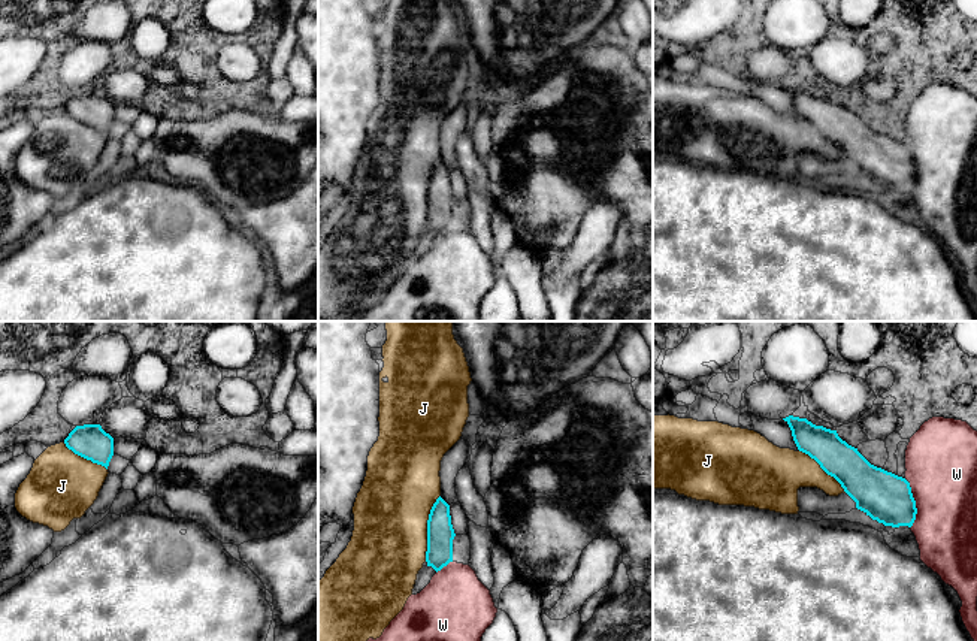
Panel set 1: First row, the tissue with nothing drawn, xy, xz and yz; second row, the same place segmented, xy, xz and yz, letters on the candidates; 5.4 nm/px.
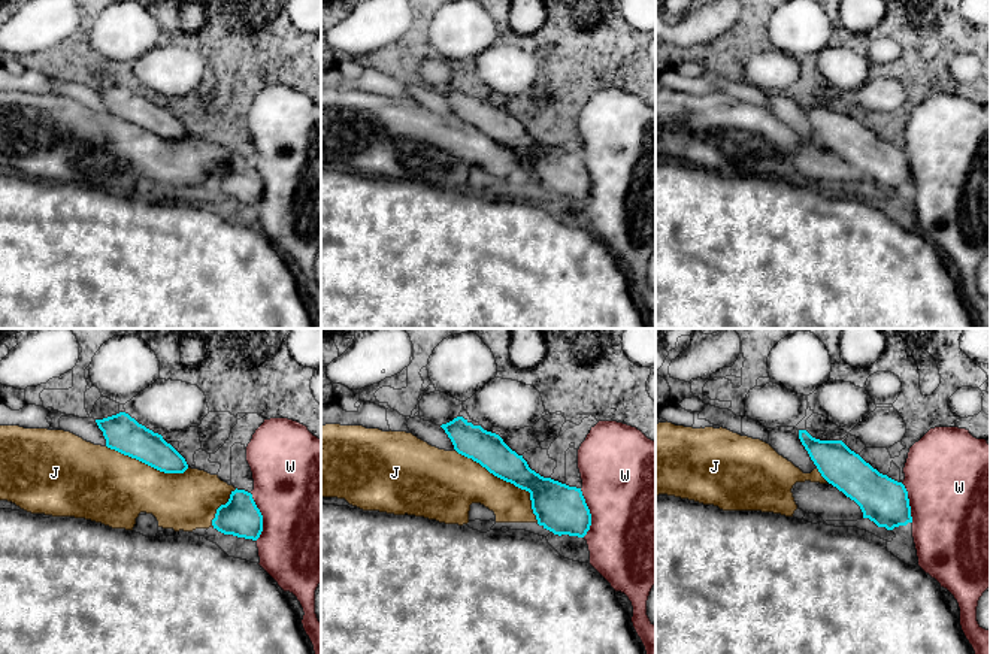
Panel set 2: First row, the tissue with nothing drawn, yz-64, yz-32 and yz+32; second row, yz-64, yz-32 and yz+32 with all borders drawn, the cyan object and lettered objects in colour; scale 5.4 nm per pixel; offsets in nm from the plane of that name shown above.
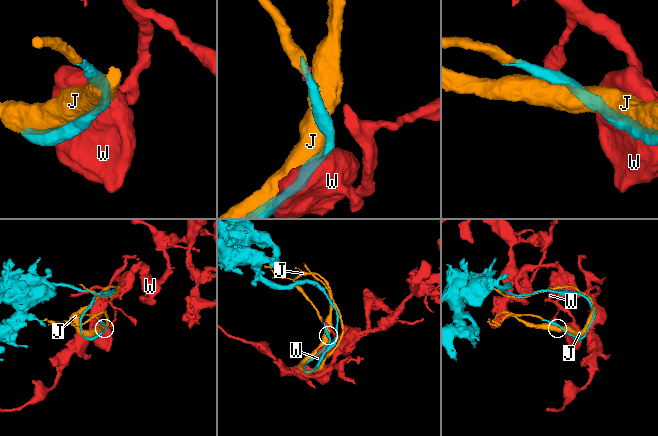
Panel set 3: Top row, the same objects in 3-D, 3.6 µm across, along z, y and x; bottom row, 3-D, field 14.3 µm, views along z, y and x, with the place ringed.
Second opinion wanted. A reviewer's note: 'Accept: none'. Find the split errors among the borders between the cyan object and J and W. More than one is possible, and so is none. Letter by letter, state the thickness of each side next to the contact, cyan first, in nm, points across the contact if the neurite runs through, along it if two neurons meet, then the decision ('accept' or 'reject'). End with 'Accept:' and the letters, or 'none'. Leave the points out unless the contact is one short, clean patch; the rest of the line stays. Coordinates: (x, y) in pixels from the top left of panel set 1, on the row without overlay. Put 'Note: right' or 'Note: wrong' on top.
Note: wrong
J: calibres 140 and 420 nm; accept
W: calibres 260 and 380 nm; reject
Accept: J

